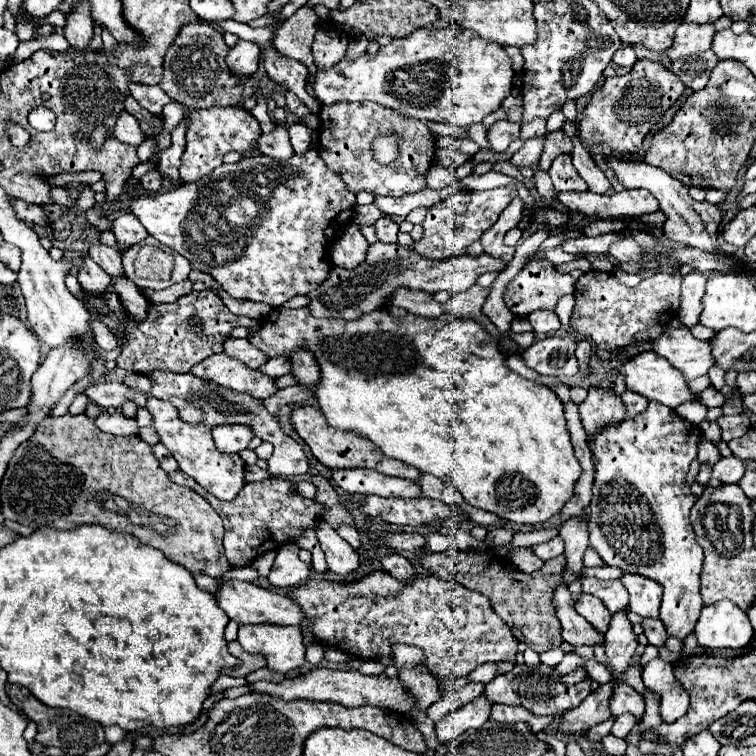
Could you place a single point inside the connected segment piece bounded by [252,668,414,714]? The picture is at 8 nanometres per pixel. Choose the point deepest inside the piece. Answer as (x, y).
(347, 687)

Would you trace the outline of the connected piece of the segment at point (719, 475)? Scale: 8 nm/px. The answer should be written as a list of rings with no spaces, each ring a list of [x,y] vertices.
[[[730,456],[730,458],[720,458],[720,460],[714,464],[712,478],[720,480],[722,484],[738,484],[740,478],[744,476],[744,472],[746,472],[744,462],[738,460],[736,456]]]

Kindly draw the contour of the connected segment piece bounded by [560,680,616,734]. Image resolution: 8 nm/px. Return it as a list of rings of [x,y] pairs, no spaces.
[[[616,680],[600,686],[600,690],[590,692],[584,702],[572,710],[568,710],[560,718],[560,734],[580,734],[590,726],[606,722],[610,718],[610,696]]]

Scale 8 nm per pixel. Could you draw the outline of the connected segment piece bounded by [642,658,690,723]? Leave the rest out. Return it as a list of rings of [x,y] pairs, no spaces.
[[[662,658],[648,662],[642,670],[642,680],[646,688],[660,696],[660,713],[666,722],[672,723],[687,712],[690,697],[676,682],[672,664]]]

